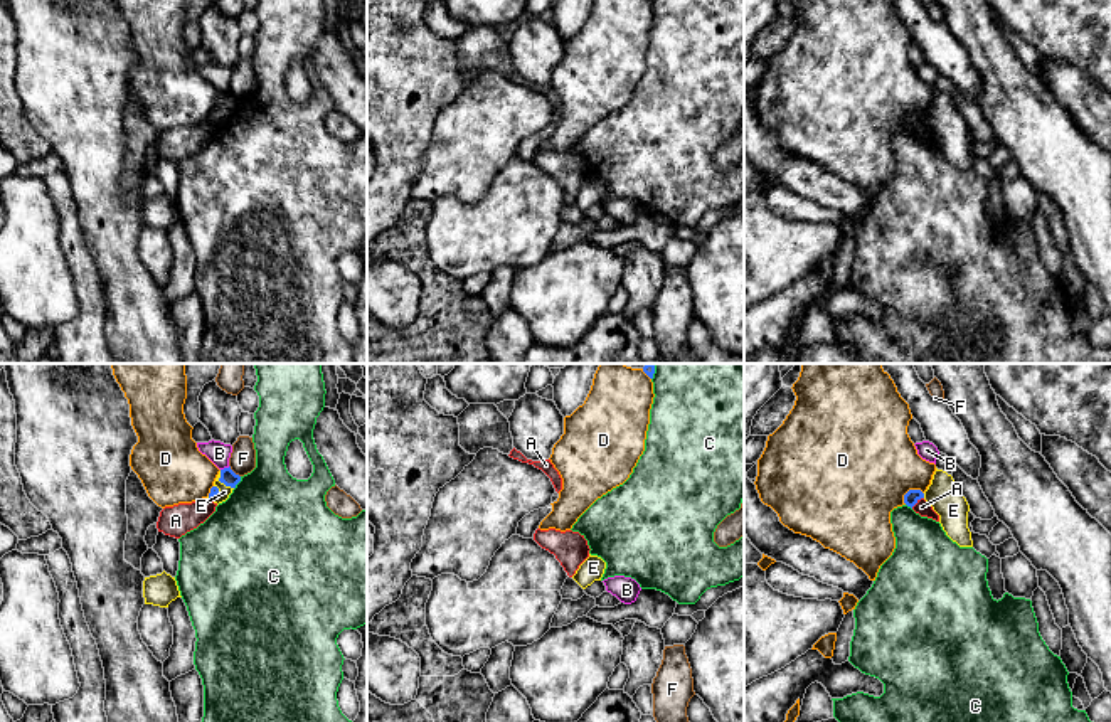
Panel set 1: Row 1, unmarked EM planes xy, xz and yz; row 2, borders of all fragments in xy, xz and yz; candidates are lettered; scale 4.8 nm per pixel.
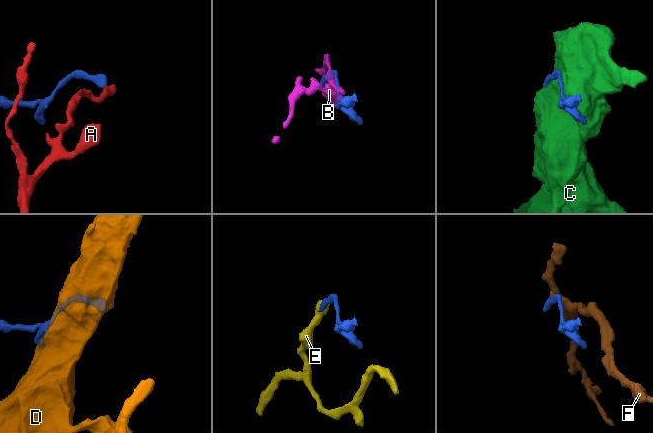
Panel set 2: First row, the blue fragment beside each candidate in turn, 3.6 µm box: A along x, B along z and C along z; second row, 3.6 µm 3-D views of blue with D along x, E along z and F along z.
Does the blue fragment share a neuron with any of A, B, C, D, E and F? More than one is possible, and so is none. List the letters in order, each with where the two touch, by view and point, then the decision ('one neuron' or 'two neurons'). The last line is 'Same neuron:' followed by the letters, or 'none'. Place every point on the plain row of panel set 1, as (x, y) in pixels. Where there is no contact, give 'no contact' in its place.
A: contact yz (916, 125); two neurons
B: contact xy (224, 91); two neurons
C: contact xy (238, 105); two neurons
D: contact yz (909, 113); two neurons
E: contact xy (223, 105); two neurons
F: contact xy (233, 95); two neurons
Same neuron: none

